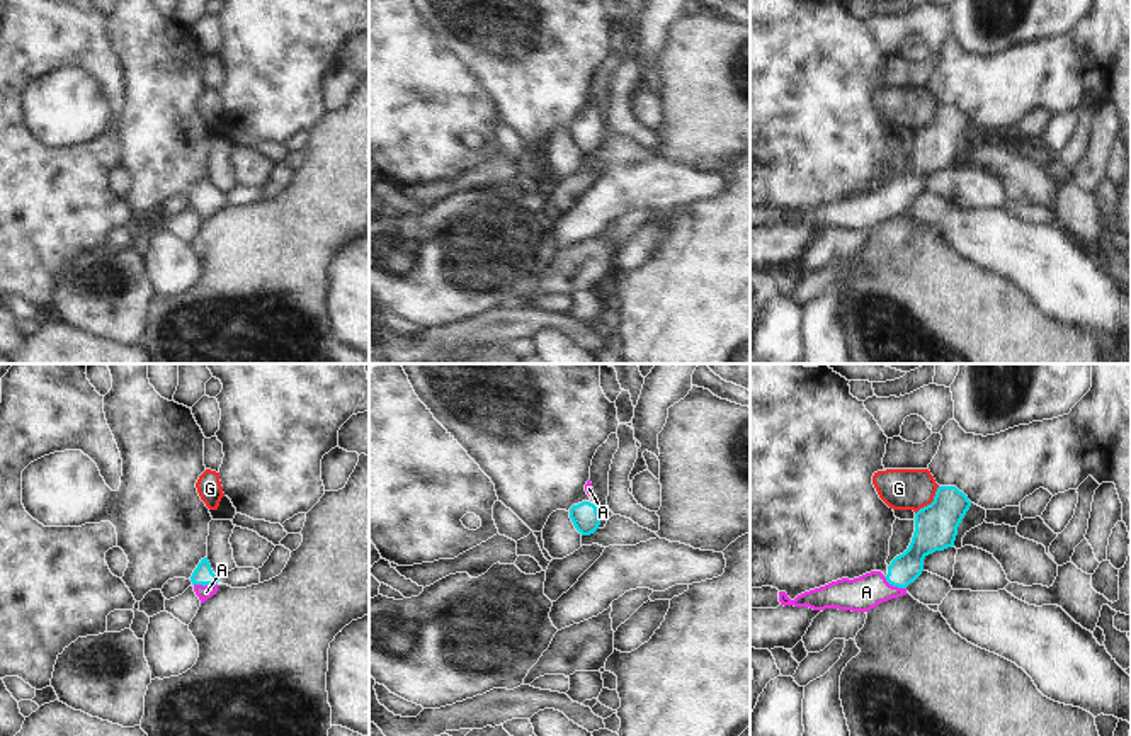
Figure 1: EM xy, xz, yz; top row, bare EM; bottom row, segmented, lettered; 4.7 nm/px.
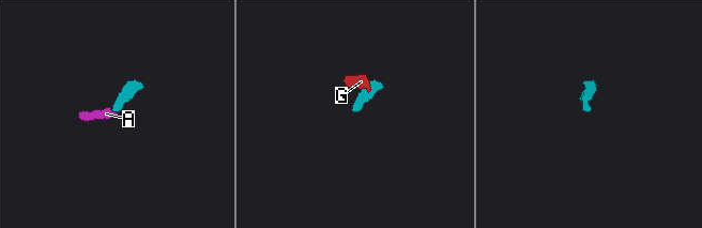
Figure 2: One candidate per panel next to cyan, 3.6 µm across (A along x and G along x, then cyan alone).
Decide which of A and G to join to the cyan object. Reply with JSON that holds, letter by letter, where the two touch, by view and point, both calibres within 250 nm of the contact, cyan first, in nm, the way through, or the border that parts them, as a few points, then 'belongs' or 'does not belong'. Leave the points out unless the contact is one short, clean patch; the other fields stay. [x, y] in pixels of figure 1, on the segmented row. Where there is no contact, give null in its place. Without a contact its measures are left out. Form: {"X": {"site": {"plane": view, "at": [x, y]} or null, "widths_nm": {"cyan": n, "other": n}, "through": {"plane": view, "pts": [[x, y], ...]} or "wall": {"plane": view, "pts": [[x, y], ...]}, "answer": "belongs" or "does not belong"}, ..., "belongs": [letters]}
{"A": {"site": {"plane": "yz", "at": [895, 585]}, "widths_nm": {"cyan": 140, "other": 160}, "through": {"plane": "yz", "pts": [[905, 568], [895, 585], [866, 592]]}, "answer": "belongs"}, "G": {"site": {"plane": "yz", "at": [932, 502]}, "widths_nm": {"cyan": 200, "other": 190}, "wall": {"plane": "yz", "pts": [[939, 486], [934, 498], [915, 514]]}, "answer": "does not belong"}, "belongs": ["A"]}

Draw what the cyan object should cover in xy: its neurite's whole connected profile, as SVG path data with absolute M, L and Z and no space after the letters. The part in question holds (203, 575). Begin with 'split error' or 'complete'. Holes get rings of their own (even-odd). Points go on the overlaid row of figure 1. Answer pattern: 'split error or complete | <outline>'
split error | M207 558L201 559L201 563L197 564L197 568L190 576L190 581L194 585L194 592L199 597L201 603L216 595L219 580L213 573Z

